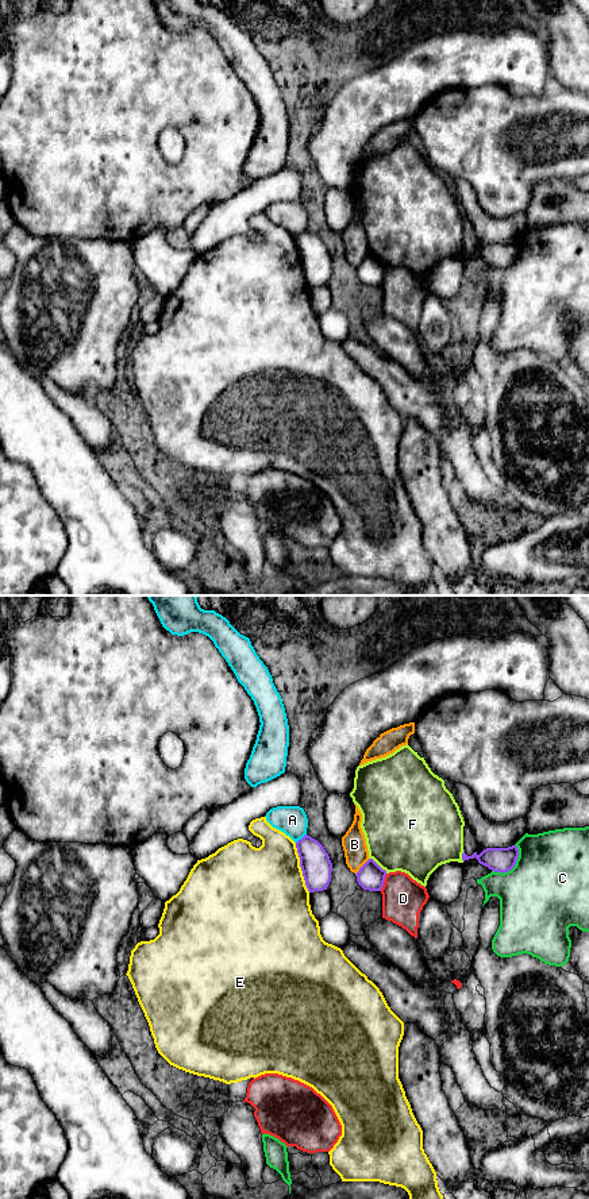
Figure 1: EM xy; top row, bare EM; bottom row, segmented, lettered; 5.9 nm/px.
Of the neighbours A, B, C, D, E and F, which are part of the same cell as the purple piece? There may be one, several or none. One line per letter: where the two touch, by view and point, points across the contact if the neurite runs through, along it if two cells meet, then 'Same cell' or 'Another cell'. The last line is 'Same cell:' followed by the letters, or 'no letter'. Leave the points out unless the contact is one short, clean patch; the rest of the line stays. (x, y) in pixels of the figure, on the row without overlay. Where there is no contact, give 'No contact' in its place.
A: Touches purple at xy (301, 234). Boundary: xy (305, 228), (296, 238). Another cell
B: Touches purple at xy (361, 262). Boundary: xy (369, 254), (355, 269). Another cell
C: Touches purple at xy (514, 261). Another cell
D: Touches purple at xy (382, 277). Another cell
E: Touches purple at xy (300, 261). Another cell
F: Touches purple at xy (377, 259). Another cell
Same cell: no letter

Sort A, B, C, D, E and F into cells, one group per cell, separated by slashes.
A D / B / C / E / F

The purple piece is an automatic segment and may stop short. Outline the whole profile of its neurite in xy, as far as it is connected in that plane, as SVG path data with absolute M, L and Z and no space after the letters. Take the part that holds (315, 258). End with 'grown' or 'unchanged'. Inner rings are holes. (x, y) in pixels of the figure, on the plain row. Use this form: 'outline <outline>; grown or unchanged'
outline M305 230L296 238L300 262L309 288L327 285L331 277L332 258L324 242Z; unchanged

